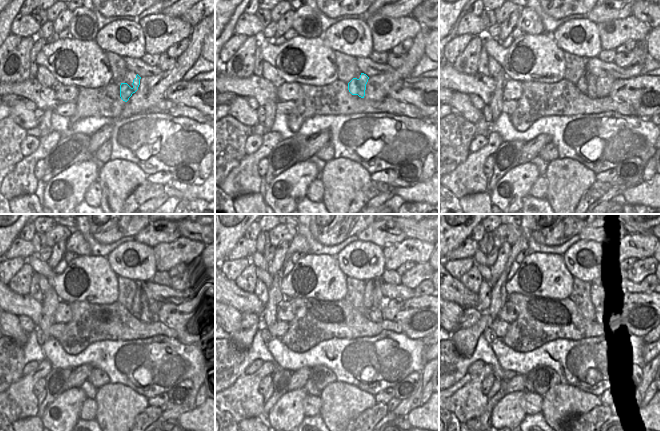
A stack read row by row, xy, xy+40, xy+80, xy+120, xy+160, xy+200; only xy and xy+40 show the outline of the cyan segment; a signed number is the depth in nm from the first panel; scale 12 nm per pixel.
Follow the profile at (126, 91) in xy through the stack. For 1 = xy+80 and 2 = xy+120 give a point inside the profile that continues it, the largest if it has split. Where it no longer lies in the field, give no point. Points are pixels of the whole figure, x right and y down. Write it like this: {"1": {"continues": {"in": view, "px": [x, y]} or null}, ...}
{"1": {"continues": {"in": "xy+80", "px": [587, 83]}}, "2": {"continues": {"in": "xy+120", "px": [140, 307]}}}

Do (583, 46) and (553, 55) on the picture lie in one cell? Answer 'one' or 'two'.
two

